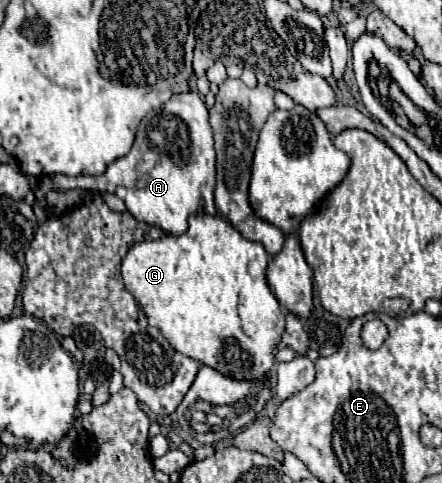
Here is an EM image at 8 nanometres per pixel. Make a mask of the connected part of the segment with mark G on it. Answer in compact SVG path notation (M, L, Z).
M195 214L189 218L189 230L181 236L165 234L159 240L133 244L121 260L121 274L125 288L135 296L149 324L159 328L177 352L225 376L257 380L273 376L273 350L285 328L285 314L265 280L267 262L269 254L263 244L243 238L223 216Z

